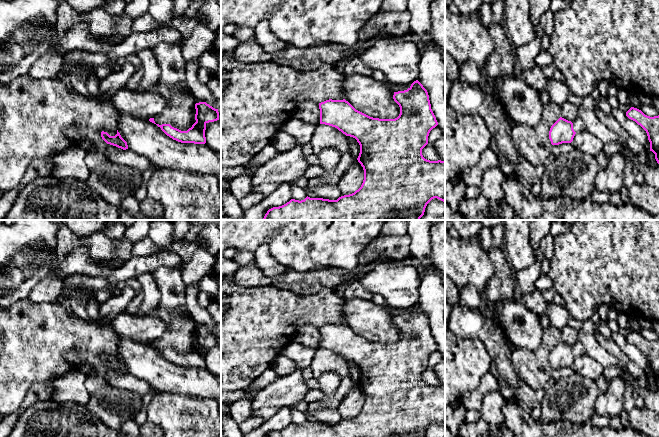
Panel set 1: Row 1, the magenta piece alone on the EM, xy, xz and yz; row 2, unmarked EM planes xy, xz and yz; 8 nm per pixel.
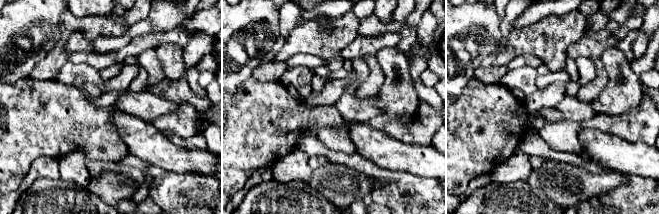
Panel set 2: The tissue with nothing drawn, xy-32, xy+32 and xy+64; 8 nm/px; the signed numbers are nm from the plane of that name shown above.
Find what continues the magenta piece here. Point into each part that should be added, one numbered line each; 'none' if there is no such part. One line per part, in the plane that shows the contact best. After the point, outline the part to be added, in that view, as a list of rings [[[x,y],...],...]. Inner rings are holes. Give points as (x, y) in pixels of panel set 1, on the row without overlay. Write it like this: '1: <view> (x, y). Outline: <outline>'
none

